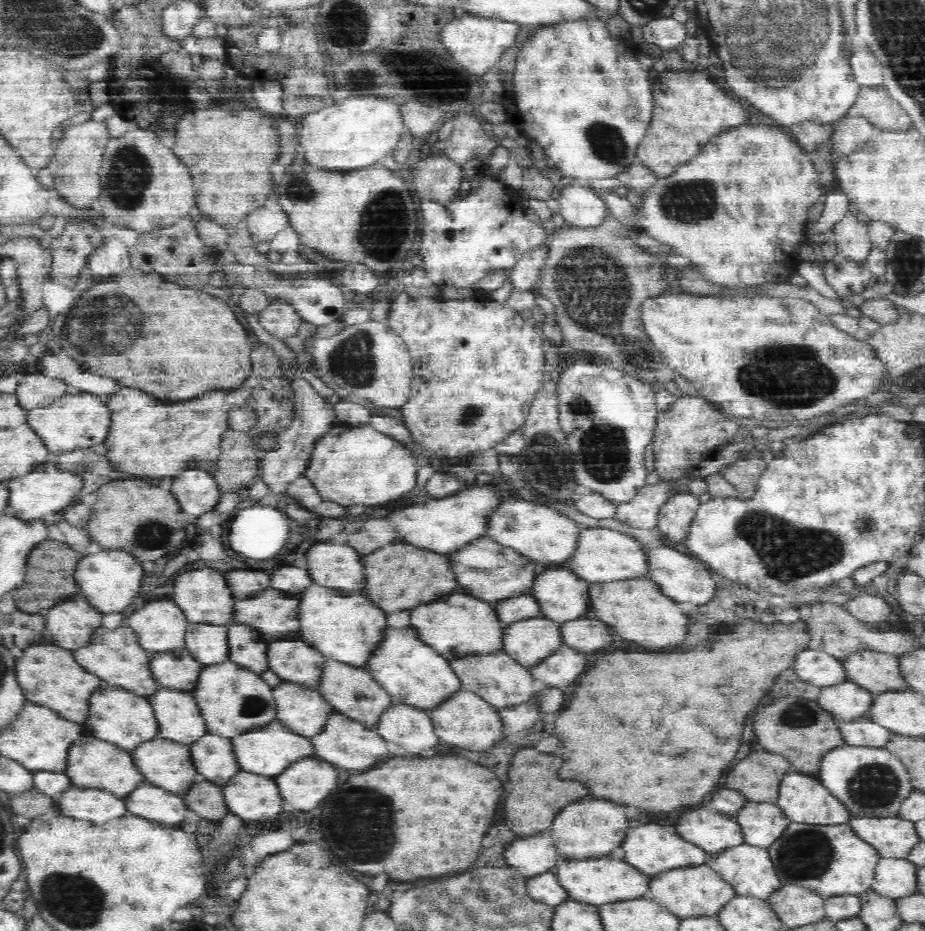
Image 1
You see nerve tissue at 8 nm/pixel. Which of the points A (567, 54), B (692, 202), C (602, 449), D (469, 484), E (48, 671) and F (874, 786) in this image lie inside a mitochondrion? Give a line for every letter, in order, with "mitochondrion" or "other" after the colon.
A: other
B: mitochondrion
C: mitochondrion
D: other
E: other
F: mitochondrion

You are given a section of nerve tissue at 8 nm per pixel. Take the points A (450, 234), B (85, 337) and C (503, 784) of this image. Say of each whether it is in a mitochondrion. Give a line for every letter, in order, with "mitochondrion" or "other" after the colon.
A: other
B: mitochondrion
C: other

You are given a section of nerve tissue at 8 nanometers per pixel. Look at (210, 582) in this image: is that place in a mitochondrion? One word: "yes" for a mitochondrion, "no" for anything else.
no

